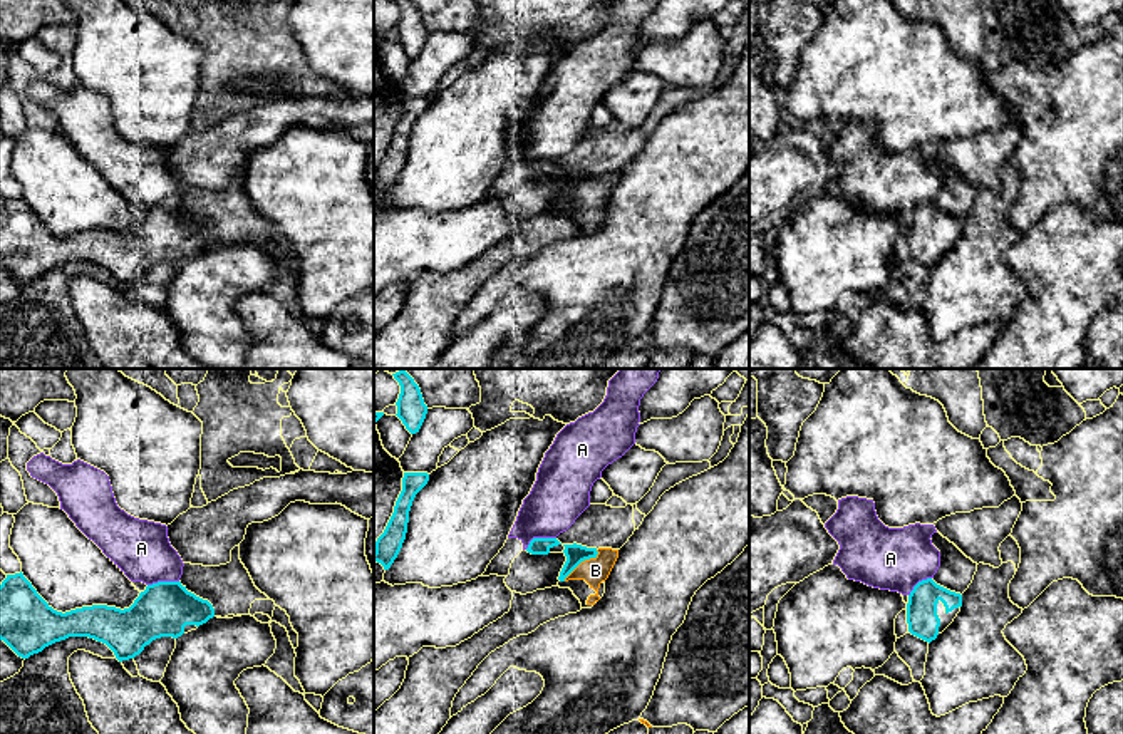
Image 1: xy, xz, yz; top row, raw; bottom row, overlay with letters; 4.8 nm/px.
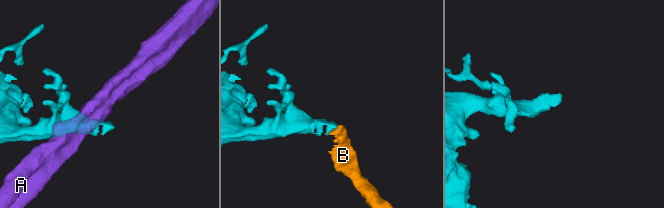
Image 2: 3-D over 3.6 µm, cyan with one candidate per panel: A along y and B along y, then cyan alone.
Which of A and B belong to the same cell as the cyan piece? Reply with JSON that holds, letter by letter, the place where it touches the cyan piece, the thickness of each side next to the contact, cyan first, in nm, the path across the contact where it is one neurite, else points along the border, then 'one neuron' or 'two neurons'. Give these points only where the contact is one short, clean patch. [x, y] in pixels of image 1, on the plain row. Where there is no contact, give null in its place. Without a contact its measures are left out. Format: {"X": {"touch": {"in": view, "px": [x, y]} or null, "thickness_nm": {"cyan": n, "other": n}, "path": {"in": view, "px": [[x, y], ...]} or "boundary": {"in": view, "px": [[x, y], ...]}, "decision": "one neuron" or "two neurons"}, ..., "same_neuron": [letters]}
{"A": {"touch": {"in": "xz", "px": [538, 163]}, "thickness_nm": {"cyan": 80, "other": 280}, "decision": "two neurons"}, "B": {"touch": {"in": "xz", "px": [580, 186]}, "thickness_nm": {"cyan": 100, "other": 130}, "path": {"in": "xz", "px": [[575, 178], [580, 186], [589, 188], [595, 195]]}, "decision": "one neuron"}, "same_neuron": ["B"]}

